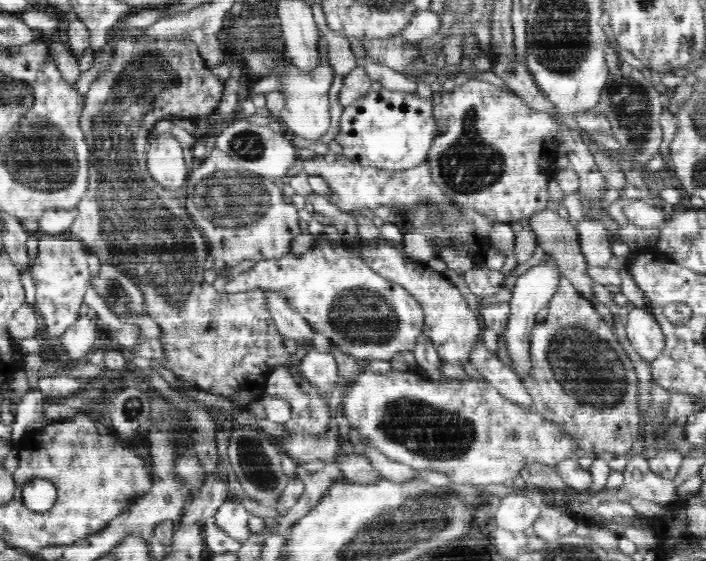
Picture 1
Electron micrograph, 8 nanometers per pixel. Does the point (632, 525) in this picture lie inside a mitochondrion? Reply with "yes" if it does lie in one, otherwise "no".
no

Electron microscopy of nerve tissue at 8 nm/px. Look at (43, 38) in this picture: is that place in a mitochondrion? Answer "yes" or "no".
no

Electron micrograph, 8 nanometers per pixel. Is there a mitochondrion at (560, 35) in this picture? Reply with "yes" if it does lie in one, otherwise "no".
yes

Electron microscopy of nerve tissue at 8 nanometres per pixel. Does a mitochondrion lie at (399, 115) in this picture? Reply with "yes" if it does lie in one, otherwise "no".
no

